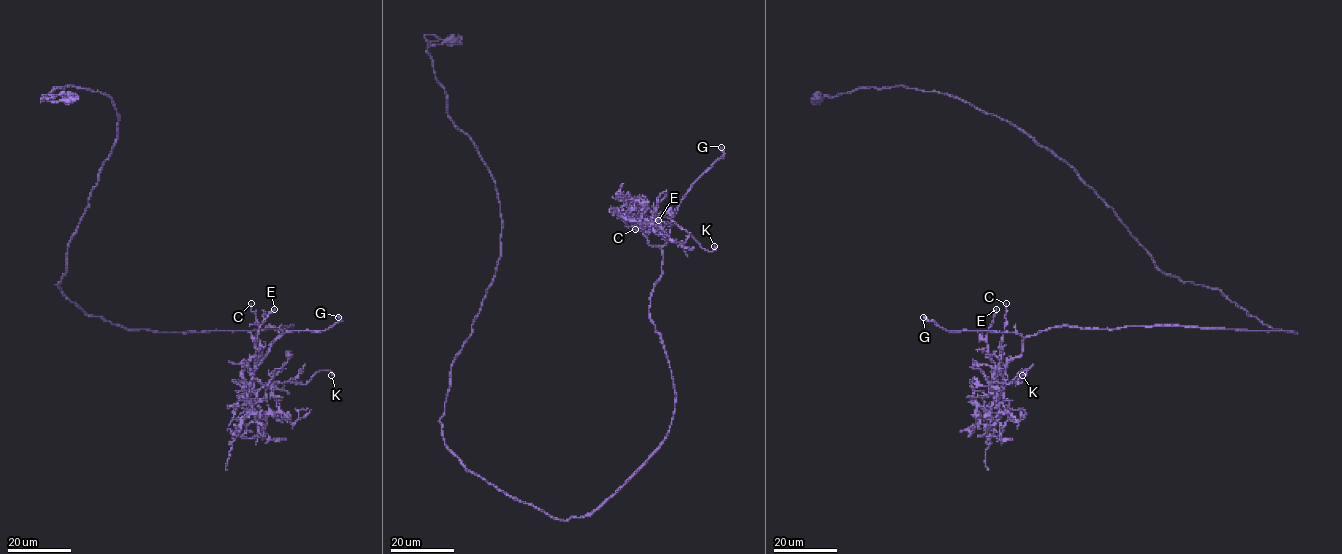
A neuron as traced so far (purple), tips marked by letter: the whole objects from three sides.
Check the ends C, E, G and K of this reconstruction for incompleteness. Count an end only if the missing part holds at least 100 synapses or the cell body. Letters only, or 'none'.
G

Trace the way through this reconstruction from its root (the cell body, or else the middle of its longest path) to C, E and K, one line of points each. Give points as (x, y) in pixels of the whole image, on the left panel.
C: (112, 324), (180, 333), (293, 325), (266, 328), (277, 328), (279, 335), (247, 393), (261, 348), (251, 303)
E: (112, 324), (180, 333), (293, 325), (266, 328), (277, 328), (279, 335), (247, 393), (258, 329), (274, 309)
K: (112, 324), (180, 333), (293, 325), (266, 328), (279, 335), (253, 371), (253, 399), (276, 382), (331, 375)

